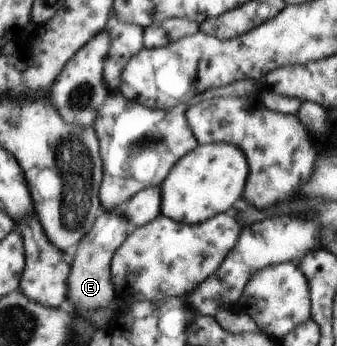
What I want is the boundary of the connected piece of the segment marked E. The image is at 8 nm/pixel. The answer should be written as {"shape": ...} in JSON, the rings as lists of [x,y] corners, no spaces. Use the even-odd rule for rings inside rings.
{"shape":[[[102,212],[93,224],[93,230],[81,240],[77,254],[73,257],[72,275],[69,277],[68,302],[74,306],[77,314],[85,321],[94,324],[96,329],[108,328],[108,322],[113,317],[115,300],[118,299],[112,281],[112,260],[128,234],[131,226],[126,216],[118,213]]]}

